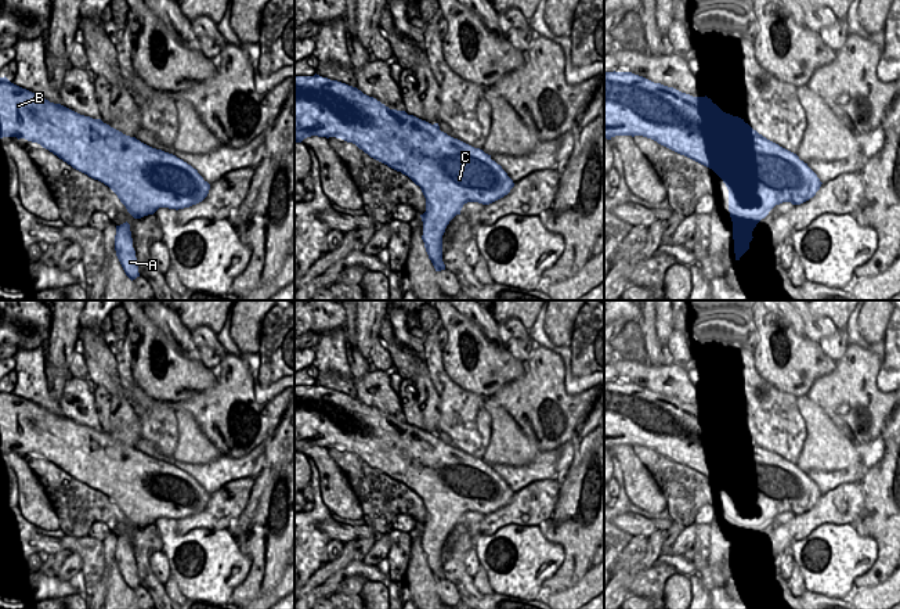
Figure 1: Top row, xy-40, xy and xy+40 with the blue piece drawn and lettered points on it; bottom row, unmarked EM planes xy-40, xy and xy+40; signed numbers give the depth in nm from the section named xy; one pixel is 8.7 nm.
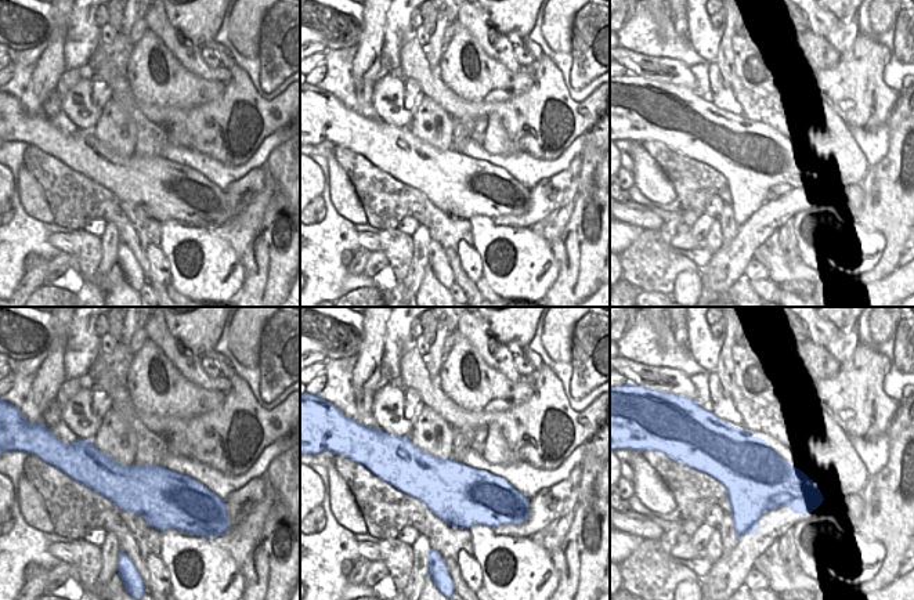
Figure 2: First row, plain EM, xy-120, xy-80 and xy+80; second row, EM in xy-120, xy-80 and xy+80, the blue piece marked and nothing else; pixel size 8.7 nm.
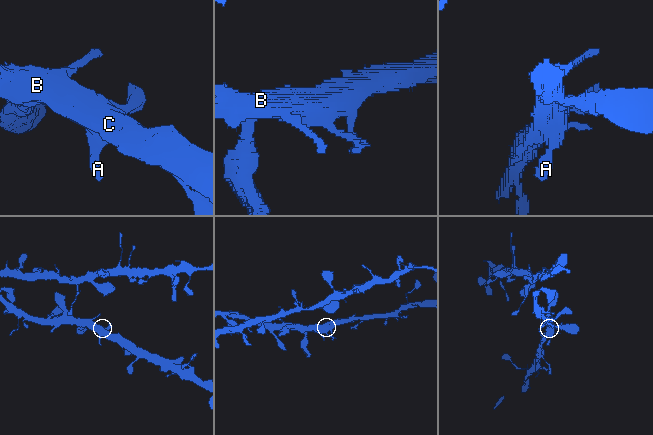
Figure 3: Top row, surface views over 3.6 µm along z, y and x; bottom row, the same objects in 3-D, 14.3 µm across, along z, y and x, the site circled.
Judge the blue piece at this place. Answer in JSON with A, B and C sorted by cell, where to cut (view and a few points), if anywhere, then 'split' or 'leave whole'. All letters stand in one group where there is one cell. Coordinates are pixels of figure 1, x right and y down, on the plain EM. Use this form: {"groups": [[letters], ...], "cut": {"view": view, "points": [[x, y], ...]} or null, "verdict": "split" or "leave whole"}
{"groups": [["A", "B", "C"]], "cut": null, "verdict": "leave whole"}

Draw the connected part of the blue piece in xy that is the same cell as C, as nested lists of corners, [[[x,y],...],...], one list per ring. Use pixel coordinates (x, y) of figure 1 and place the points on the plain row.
[[[317,383],[314,386],[294,386],[294,453],[301,453],[311,446],[336,447],[353,453],[371,468],[401,482],[420,497],[426,508],[426,522],[420,525],[423,531],[422,549],[435,581],[445,580],[442,572],[442,545],[449,531],[456,525],[460,525],[463,515],[467,512],[489,515],[507,505],[514,497],[513,490],[500,475],[491,469],[491,465],[441,442],[438,433],[431,435],[413,425],[408,425],[405,421],[390,419],[357,397],[322,388]]]

